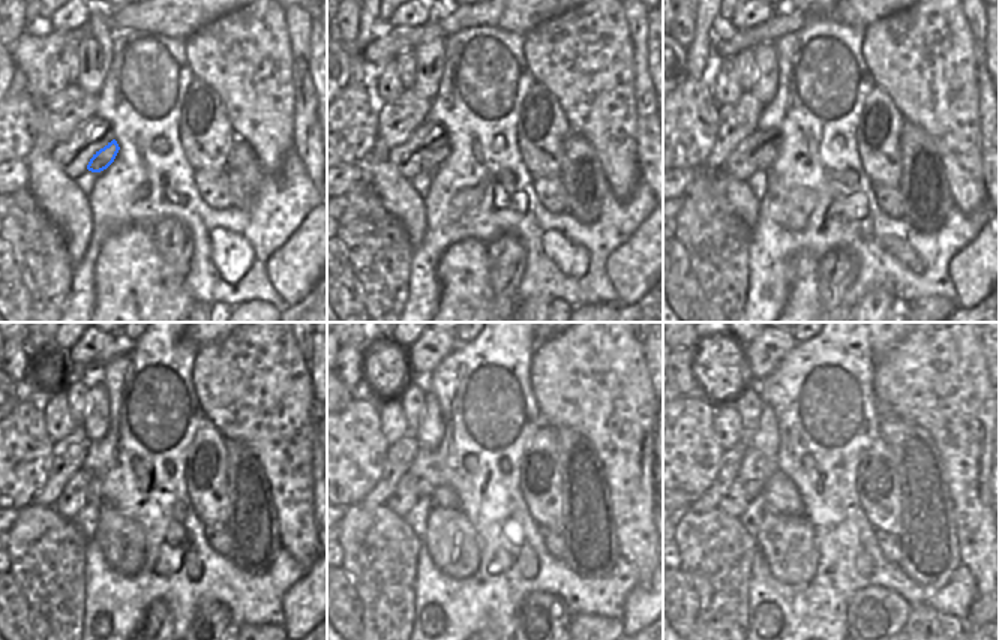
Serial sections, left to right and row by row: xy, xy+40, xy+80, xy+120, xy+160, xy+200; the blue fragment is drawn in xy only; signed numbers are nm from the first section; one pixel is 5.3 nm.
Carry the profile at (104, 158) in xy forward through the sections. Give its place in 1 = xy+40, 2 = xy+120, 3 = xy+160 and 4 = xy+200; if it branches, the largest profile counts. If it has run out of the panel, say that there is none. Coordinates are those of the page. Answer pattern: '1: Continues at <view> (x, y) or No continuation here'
1: Continues at xy+40 (437, 156)
2: Continues at xy+120 (93, 489)
3: Continues at xy+160 (423, 489)
4: Continues at xy+200 (755, 489).

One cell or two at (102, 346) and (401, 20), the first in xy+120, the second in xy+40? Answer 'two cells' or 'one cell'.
one cell

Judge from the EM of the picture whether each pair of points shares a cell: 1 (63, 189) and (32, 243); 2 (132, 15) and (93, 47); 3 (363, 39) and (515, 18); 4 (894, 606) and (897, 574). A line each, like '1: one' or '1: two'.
1: two
2: two
3: two
4: two

